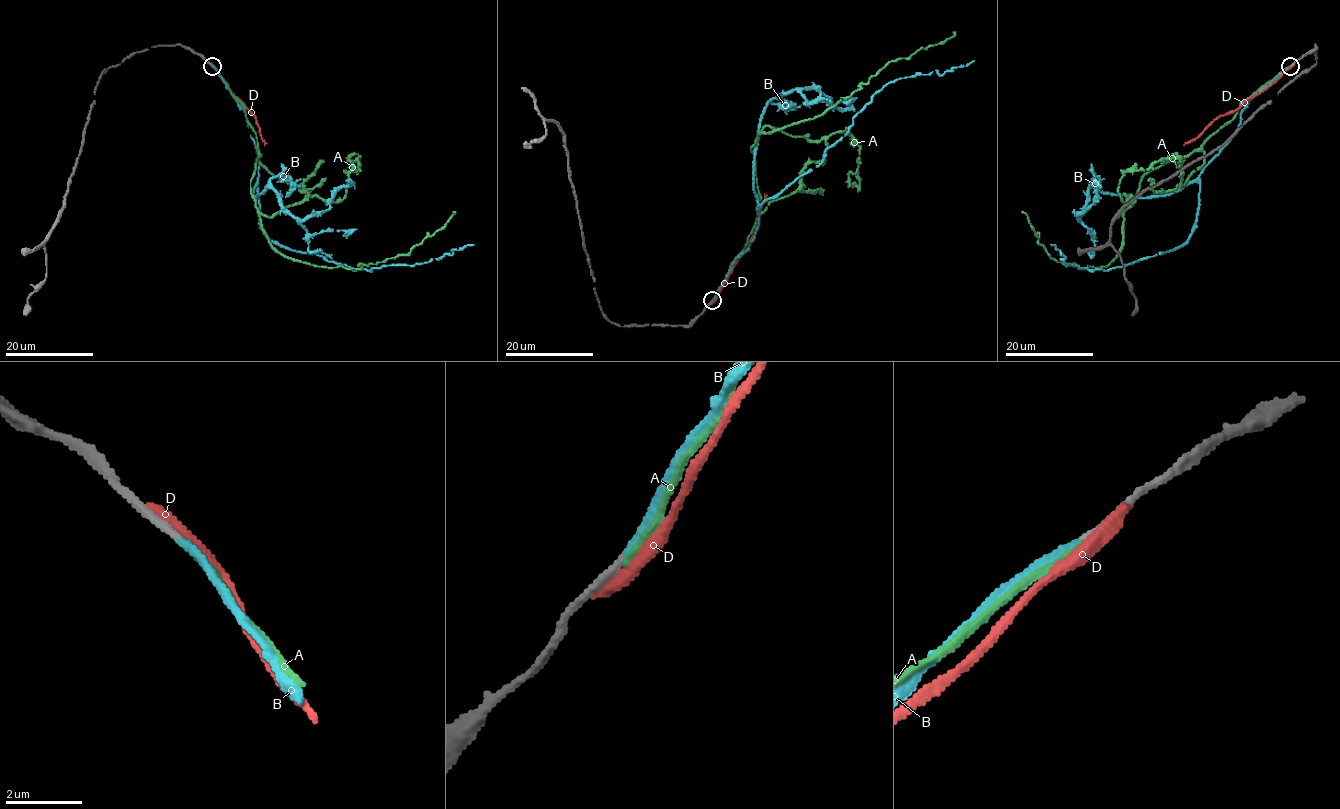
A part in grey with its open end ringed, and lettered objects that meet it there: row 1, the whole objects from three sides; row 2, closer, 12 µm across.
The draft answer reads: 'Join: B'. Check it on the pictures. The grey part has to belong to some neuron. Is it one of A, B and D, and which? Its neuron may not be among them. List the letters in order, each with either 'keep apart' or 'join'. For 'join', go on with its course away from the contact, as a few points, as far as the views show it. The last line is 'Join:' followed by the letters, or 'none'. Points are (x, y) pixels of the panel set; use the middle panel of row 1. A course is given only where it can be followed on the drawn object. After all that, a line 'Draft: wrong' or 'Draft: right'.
A: keep apart
B: join; course (712, 301), (754, 239), (757, 209), (821, 162), (875, 93), (898, 79), (942, 74), (974, 60)
D: keep apart
Join: B
Draft: right

